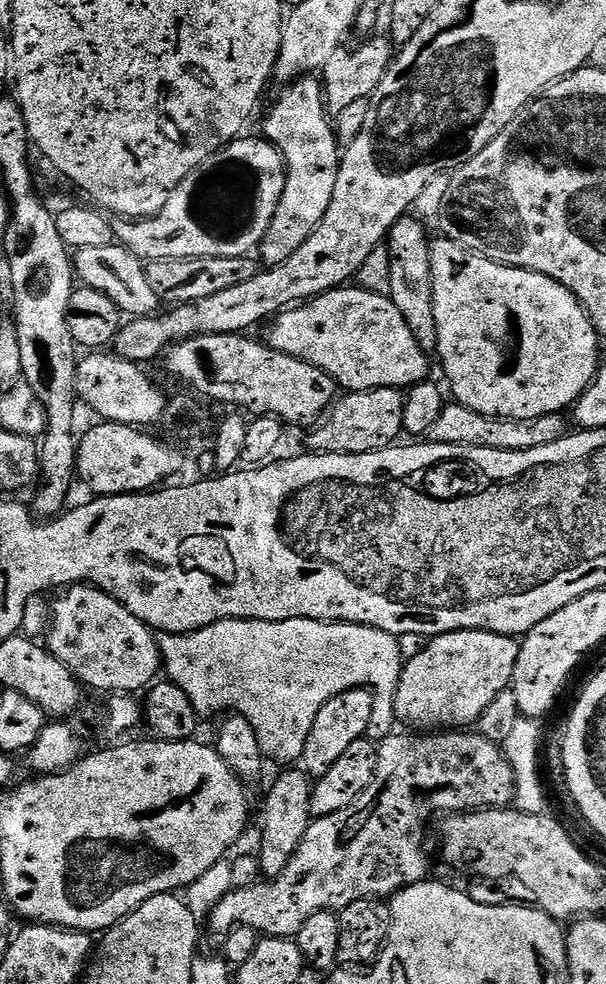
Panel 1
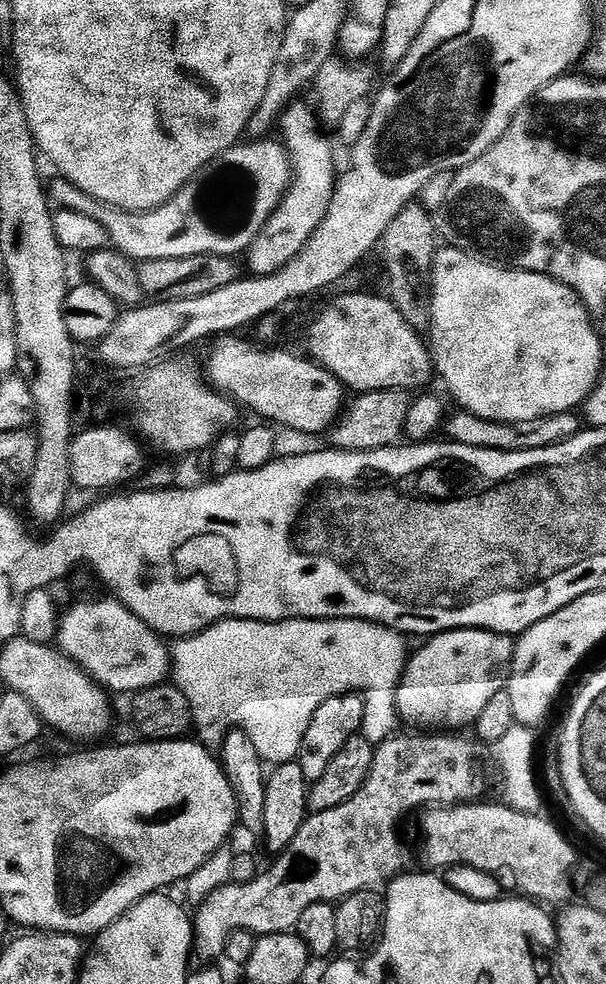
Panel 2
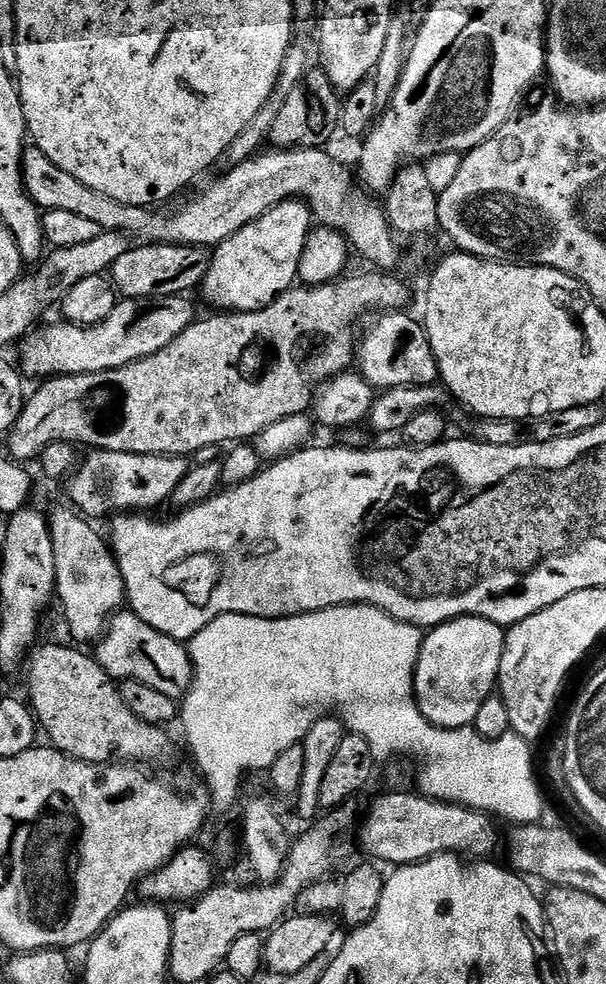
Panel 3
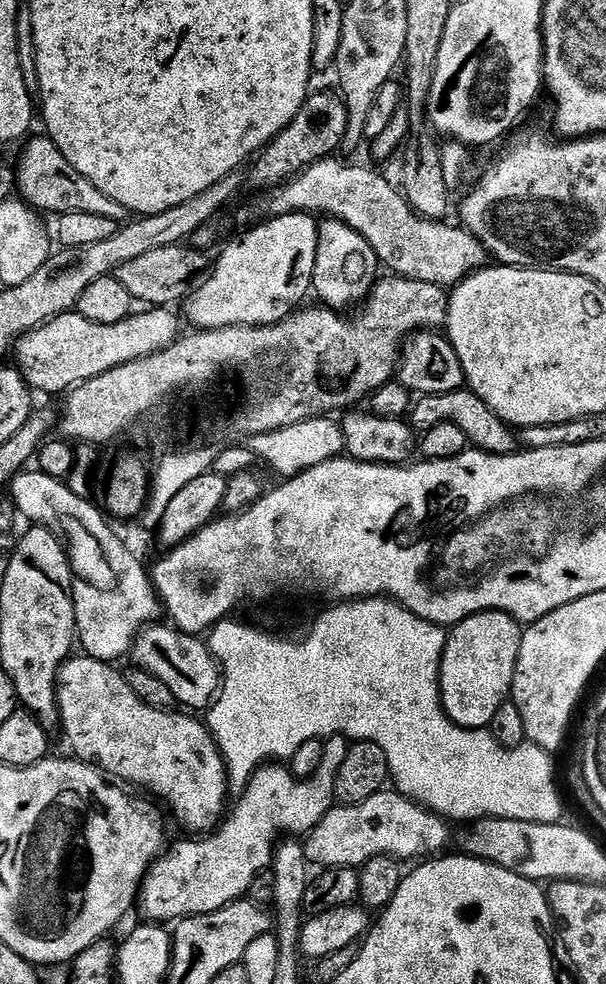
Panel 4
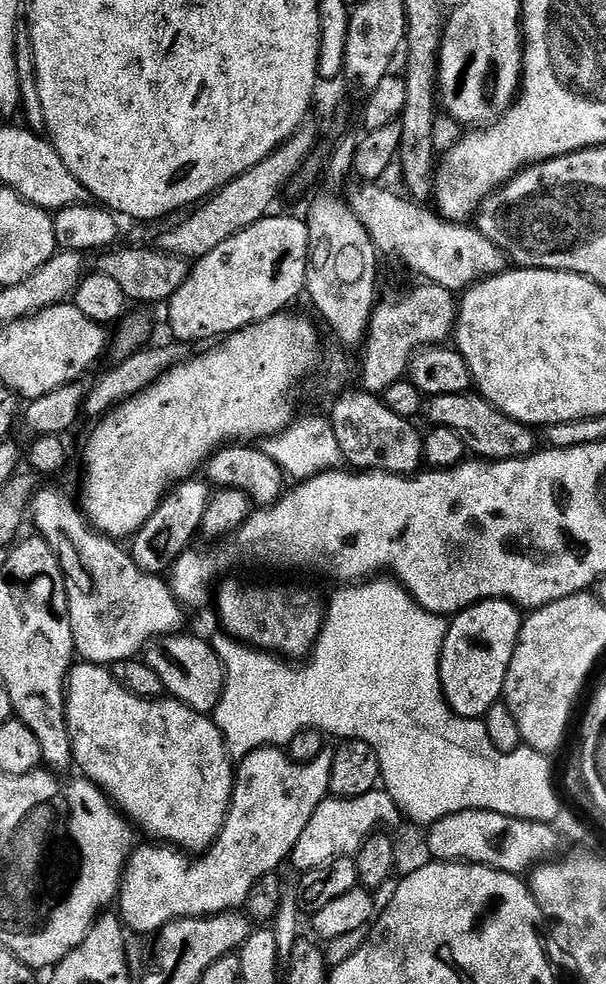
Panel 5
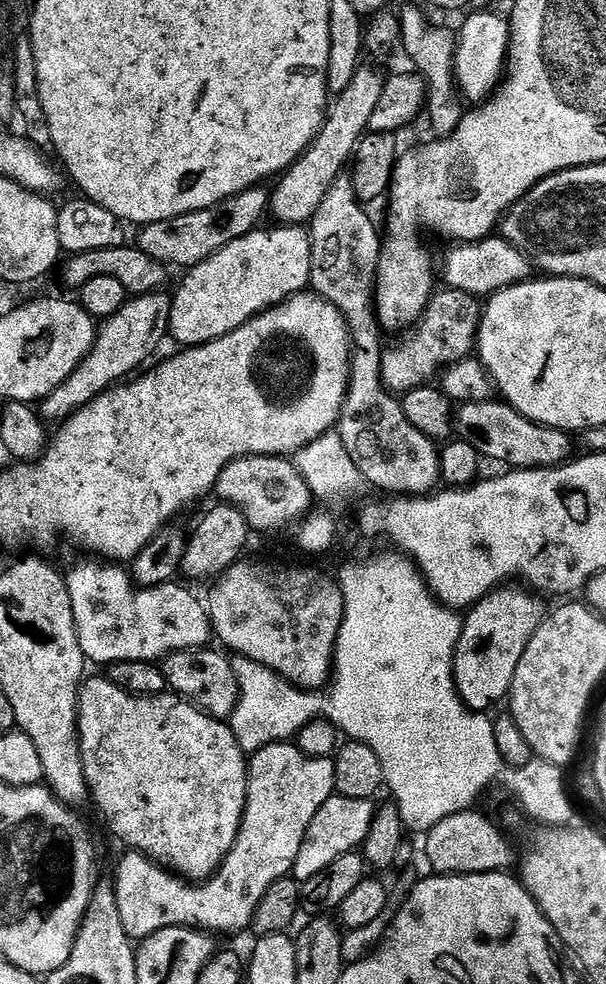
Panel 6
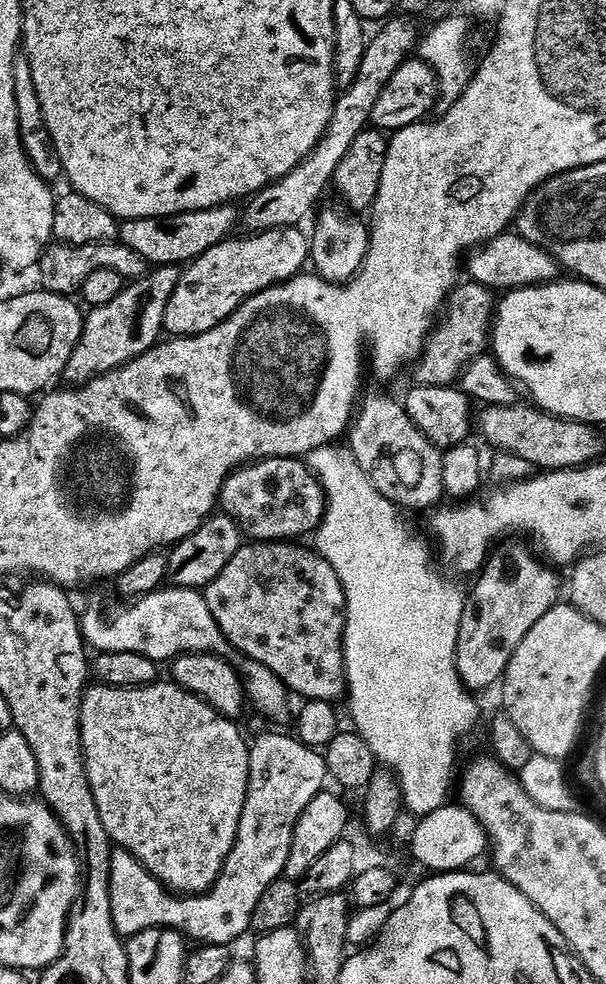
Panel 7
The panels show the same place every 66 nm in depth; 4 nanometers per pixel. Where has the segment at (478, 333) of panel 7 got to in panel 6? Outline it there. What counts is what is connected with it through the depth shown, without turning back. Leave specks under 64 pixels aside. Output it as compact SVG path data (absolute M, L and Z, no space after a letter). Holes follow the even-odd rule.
M443 287L442 291L435 291L428 299L424 306L421 316L417 319L418 326L411 336L405 338L401 344L395 348L388 347L381 355L381 380L384 388L396 396L404 396L414 388L423 387L429 380L428 374L440 369L445 365L452 364L462 359L467 359L475 349L476 325L478 322L478 310L474 308L475 297L456 288Z

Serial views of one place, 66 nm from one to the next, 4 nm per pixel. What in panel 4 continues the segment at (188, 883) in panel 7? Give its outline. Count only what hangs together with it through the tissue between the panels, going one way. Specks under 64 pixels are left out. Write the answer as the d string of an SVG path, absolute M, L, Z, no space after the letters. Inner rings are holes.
M87 654L79 655L64 660L54 679L54 704L58 712L60 708L60 724L64 727L65 738L76 751L73 752L75 759L99 768L109 777L117 776L112 777L117 781L129 780L130 783L153 792L188 832L204 832L212 827L215 829L221 819L220 803L224 800L226 768L205 725L201 721L199 724L192 717L195 715L183 716L180 712L167 712L164 706L141 700L133 692L127 679L112 669L111 663L95 660Z

